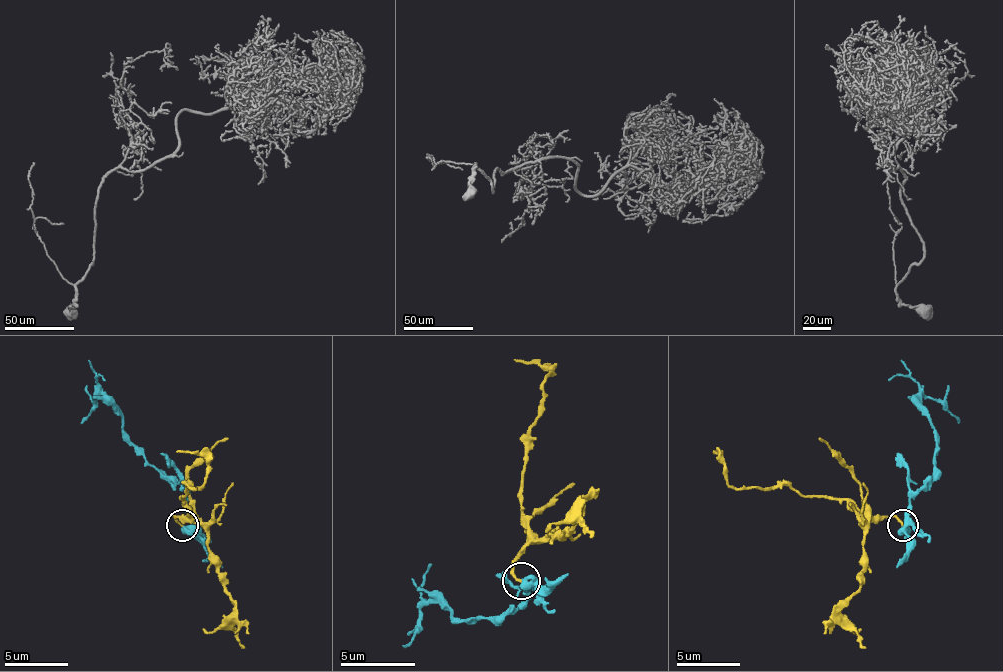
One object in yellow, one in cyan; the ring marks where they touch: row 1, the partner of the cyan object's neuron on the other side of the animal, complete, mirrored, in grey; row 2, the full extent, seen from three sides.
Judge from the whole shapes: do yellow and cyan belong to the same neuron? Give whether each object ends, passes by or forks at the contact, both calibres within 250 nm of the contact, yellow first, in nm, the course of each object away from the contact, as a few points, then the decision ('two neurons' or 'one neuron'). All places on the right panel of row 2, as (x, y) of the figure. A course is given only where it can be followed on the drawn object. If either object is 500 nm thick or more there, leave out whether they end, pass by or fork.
yellow ends | cyan passes by | 170/400 nm | yellow via (903, 526), (894, 516), (856, 513), (843, 500), (801, 497), (786, 484), (735, 488), (725, 462), (712, 453) | cyan via (903, 526), (916, 491), (935, 465), (935, 440), (922, 395), (945, 408), (957, 424) | one neuron

